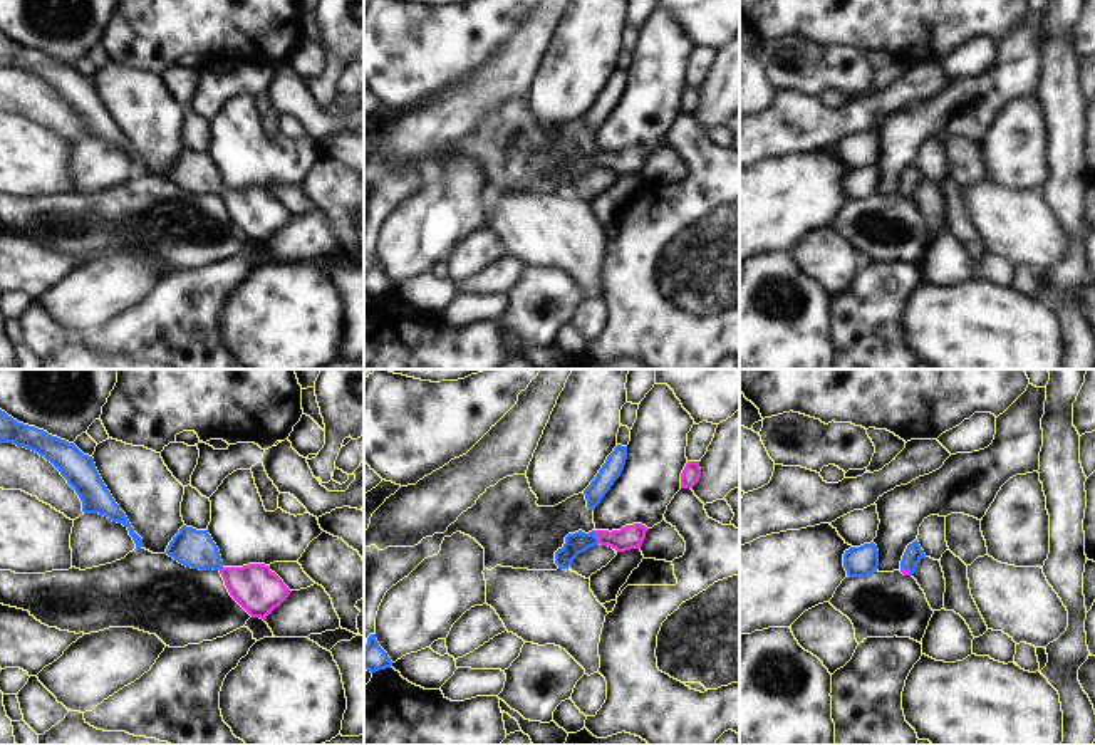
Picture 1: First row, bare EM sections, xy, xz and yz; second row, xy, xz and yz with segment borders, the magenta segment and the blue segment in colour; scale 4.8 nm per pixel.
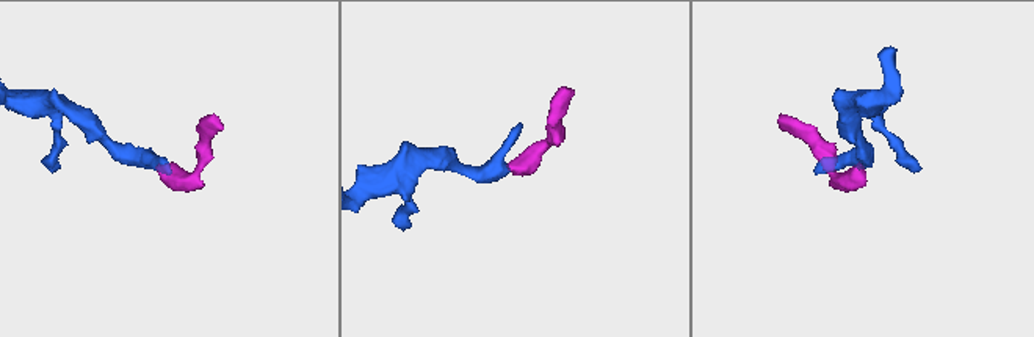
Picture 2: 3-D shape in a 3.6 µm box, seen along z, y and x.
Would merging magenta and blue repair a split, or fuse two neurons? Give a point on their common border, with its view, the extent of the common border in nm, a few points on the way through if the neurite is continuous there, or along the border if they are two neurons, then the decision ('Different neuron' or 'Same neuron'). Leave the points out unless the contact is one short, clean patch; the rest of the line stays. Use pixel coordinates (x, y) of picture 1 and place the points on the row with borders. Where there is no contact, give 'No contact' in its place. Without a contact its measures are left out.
Touches magenta at xz (596, 536). Shared border 70 nm. Path across: xz (627, 537), (596, 536), (577, 542). Same neuron.

